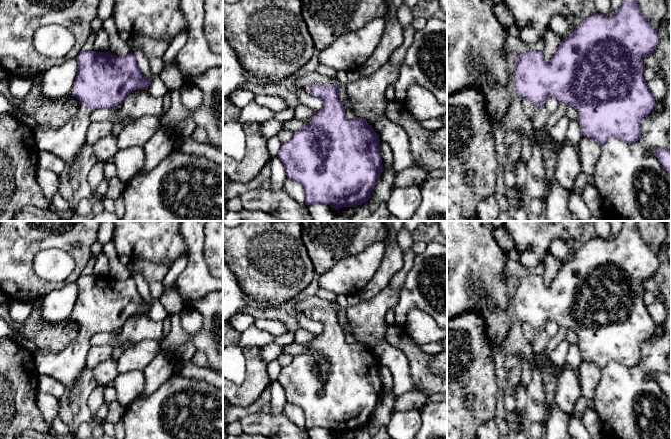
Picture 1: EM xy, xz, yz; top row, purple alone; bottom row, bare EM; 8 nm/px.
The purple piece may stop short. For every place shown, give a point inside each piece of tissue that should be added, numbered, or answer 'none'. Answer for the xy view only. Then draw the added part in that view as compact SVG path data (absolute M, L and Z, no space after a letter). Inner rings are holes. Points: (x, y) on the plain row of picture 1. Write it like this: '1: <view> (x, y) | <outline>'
1: xy (66, 366) | M85 329L63 351L34 354L34 362L39 374L44 374L62 383L70 394L75 392L84 369L87 368L87 353L90 348L91 333Z

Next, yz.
1: yz (556, 424) | M545 330L535 332L534 343L531 344L531 359L536 362L536 367L540 369L544 392L545 407L549 410L549 415L545 418L545 439L573 439L568 431L568 424L571 415L561 411L555 404L555 391L558 377L563 366L549 362L549 357L544 356L544 350L550 337Z

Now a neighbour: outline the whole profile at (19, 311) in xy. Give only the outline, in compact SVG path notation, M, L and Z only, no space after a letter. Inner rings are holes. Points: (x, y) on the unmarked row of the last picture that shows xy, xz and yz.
M11 301L9 315L13 321L22 326L33 311L32 303L26 301Z

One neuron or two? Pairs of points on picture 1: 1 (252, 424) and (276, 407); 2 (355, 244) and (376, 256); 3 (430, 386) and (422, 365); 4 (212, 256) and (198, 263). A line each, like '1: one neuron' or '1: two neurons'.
1: two neurons
2: two neurons
3: one neuron
4: two neurons

